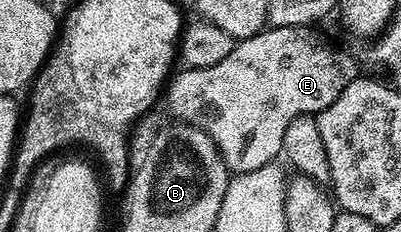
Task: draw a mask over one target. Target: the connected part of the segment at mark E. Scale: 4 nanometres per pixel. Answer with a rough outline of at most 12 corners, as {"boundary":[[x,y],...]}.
{"boundary":[[269,27],[167,83],[230,172],[359,75],[309,27]]}

